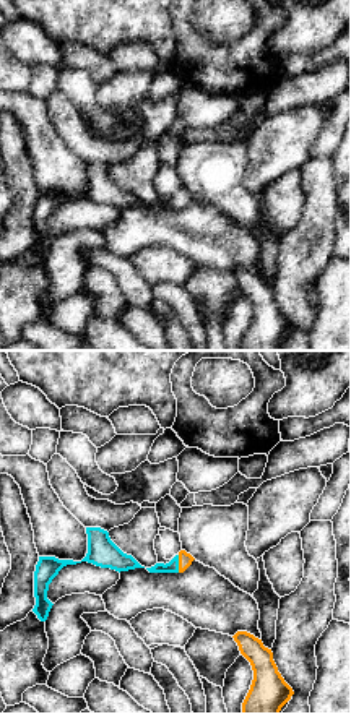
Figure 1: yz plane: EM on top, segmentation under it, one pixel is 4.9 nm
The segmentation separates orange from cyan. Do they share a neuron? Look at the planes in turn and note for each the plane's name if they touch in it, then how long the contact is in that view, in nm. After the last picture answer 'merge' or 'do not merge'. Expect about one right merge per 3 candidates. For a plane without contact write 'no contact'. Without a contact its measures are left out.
yz | 90 nm

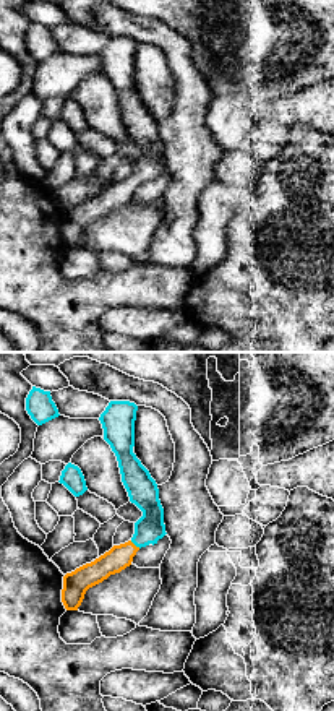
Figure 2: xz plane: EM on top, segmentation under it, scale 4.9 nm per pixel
xz | 70 nm

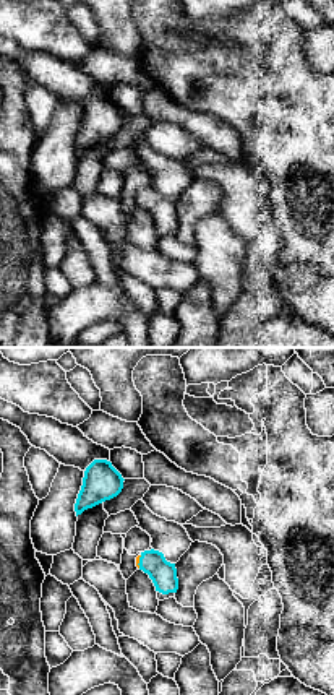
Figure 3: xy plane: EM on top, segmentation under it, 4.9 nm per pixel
xy | 70 nm

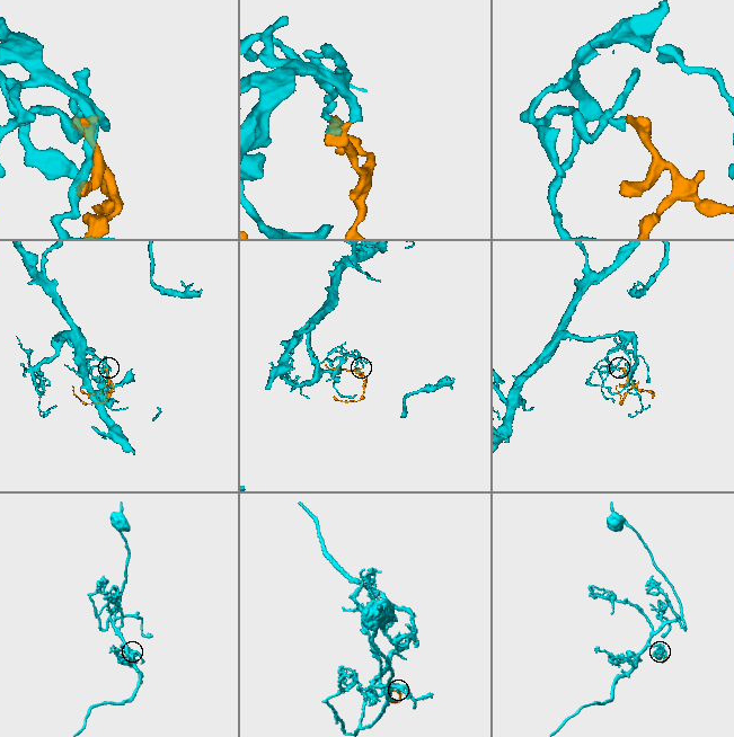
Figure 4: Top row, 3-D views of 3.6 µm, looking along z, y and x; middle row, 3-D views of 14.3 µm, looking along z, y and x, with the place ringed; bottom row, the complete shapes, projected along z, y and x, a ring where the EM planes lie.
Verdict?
merge

